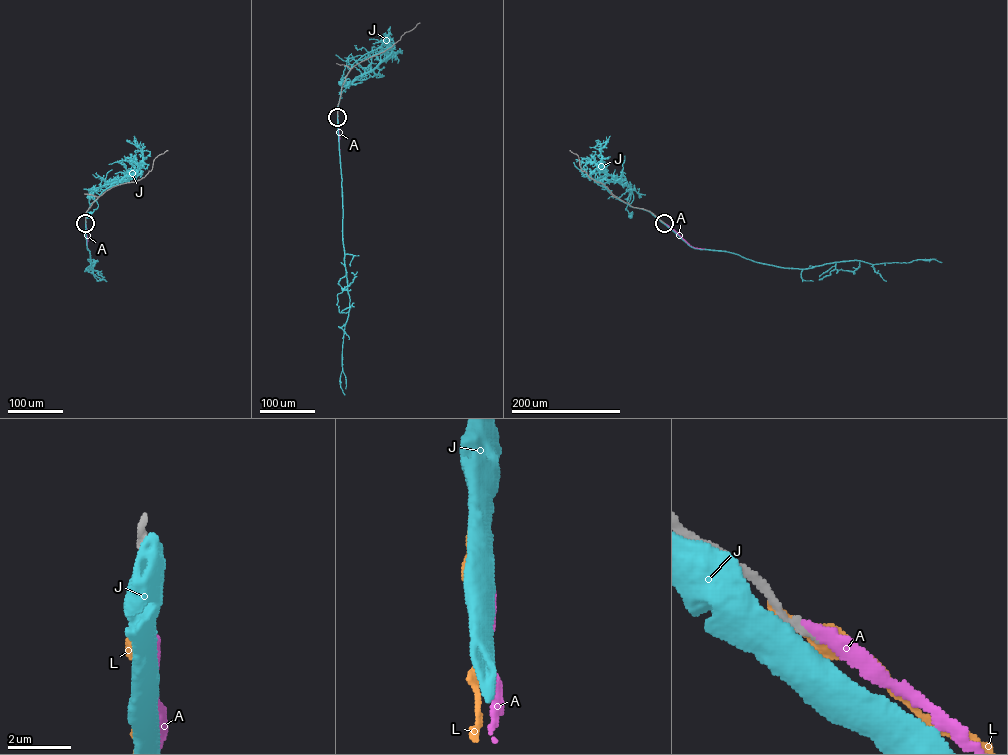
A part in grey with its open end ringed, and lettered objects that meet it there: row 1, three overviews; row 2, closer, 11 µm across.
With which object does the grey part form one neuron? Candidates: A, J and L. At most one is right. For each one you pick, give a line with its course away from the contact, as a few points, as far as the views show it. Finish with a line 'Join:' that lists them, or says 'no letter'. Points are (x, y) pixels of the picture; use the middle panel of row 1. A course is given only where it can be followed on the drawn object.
A: it runs (337, 117), (340, 157)
Join: A

